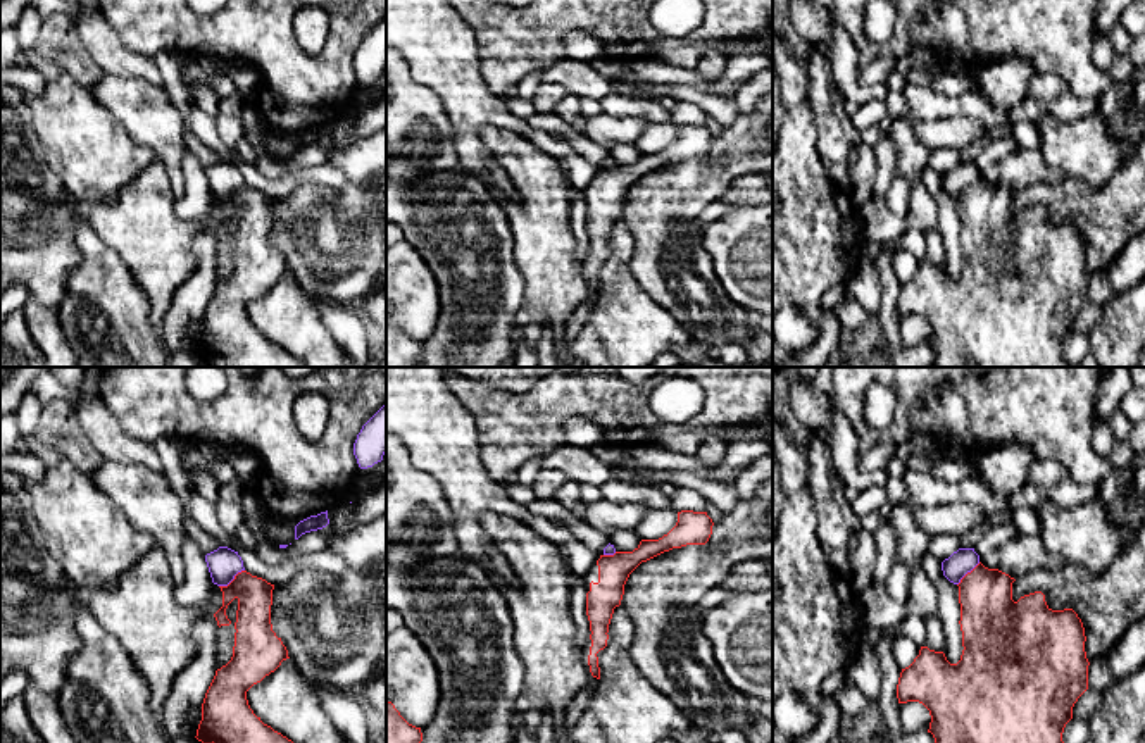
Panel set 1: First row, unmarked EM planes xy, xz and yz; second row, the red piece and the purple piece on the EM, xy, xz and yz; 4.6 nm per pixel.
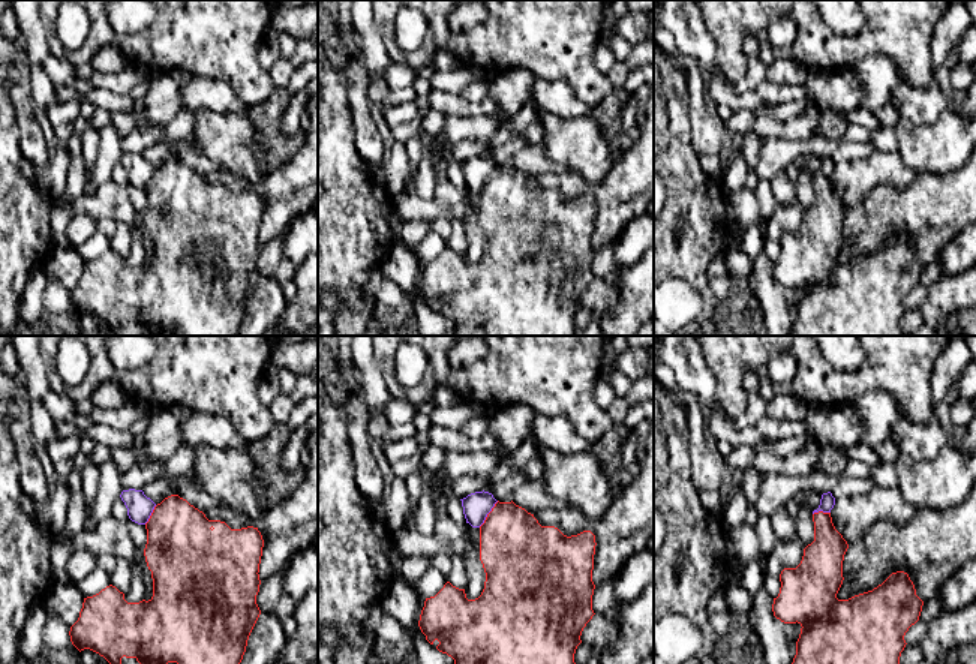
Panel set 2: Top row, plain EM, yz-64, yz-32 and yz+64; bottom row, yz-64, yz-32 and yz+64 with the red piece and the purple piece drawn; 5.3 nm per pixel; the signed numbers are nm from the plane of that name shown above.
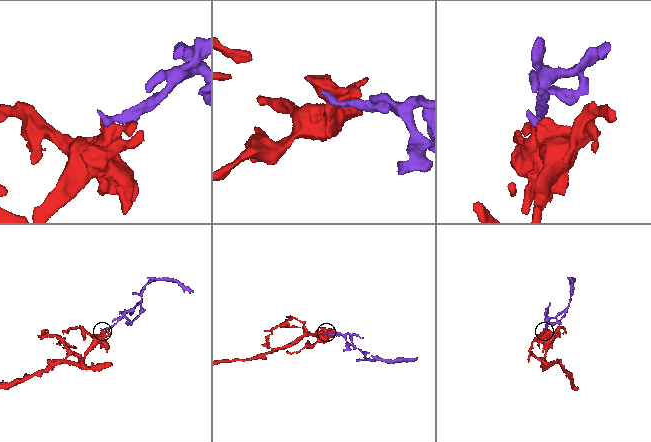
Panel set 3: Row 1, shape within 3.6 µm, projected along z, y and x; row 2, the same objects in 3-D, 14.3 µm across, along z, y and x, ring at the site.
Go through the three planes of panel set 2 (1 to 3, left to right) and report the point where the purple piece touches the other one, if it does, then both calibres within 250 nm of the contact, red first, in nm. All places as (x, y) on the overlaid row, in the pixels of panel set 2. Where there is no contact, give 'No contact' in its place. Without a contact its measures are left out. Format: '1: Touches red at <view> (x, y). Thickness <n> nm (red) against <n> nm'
1: Touches red at yz-64 (152, 514). Thickness 400 nm (red) against 140 nm
2: Touches red at yz-32 (488, 514). Thickness 380 nm (red) against 150 nm
3: Touches red at yz+64 (820, 511). Thickness 220 nm (red) against 80 nm

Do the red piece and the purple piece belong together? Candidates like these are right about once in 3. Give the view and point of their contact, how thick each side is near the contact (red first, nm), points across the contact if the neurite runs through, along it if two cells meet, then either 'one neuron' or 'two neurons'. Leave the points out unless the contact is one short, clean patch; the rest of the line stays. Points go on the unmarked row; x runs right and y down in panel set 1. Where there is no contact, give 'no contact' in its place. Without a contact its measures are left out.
meets red in xy at (233, 193); 170 nm thick on the red side, 150 nm on the other; border along xy (244, 183), (226, 199), (219, 200); two neurons

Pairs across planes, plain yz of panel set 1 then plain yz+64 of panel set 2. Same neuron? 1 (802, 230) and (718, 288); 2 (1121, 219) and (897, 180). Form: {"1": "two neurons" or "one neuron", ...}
{"1": "two neurons", "2": "two neurons"}

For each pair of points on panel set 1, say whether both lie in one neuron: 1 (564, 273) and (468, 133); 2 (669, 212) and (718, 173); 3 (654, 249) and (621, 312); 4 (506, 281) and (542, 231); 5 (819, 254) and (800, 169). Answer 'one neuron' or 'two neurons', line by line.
1: two neurons
2: one neuron
3: two neurons
4: two neurons
5: one neuron

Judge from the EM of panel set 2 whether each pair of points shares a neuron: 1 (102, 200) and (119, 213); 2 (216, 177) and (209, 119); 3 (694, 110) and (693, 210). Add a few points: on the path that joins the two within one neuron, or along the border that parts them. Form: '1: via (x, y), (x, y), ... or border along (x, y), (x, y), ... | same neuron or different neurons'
1: via (107, 203), (114, 210) | same neuron
2: border along (218, 170), (243, 177), (251, 185) | different neurons
3: border along (687, 116), (691, 147), (699, 155) | different neurons

